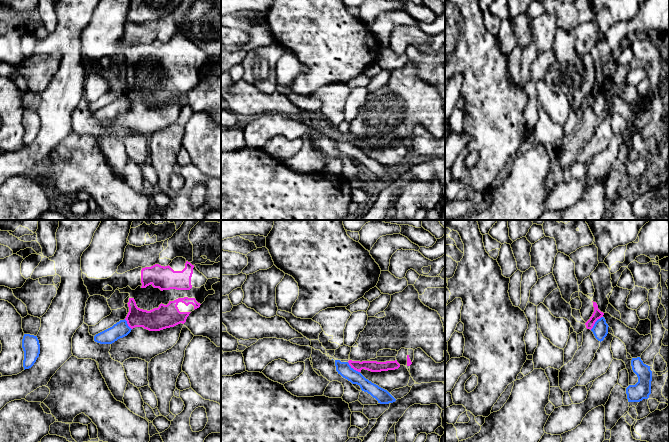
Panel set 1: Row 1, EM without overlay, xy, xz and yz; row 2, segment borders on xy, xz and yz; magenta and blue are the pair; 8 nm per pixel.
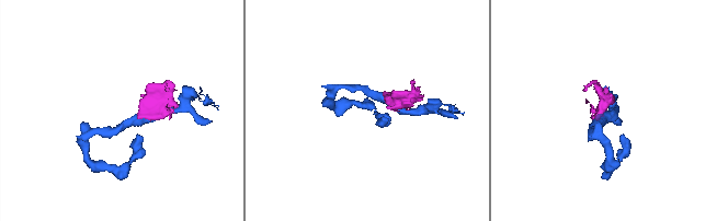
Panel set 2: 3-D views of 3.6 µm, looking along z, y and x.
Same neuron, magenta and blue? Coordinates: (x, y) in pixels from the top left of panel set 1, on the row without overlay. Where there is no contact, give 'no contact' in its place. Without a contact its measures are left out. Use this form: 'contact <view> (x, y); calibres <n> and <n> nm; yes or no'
contact yz (595, 97); calibres 80 and 130 nm; no

